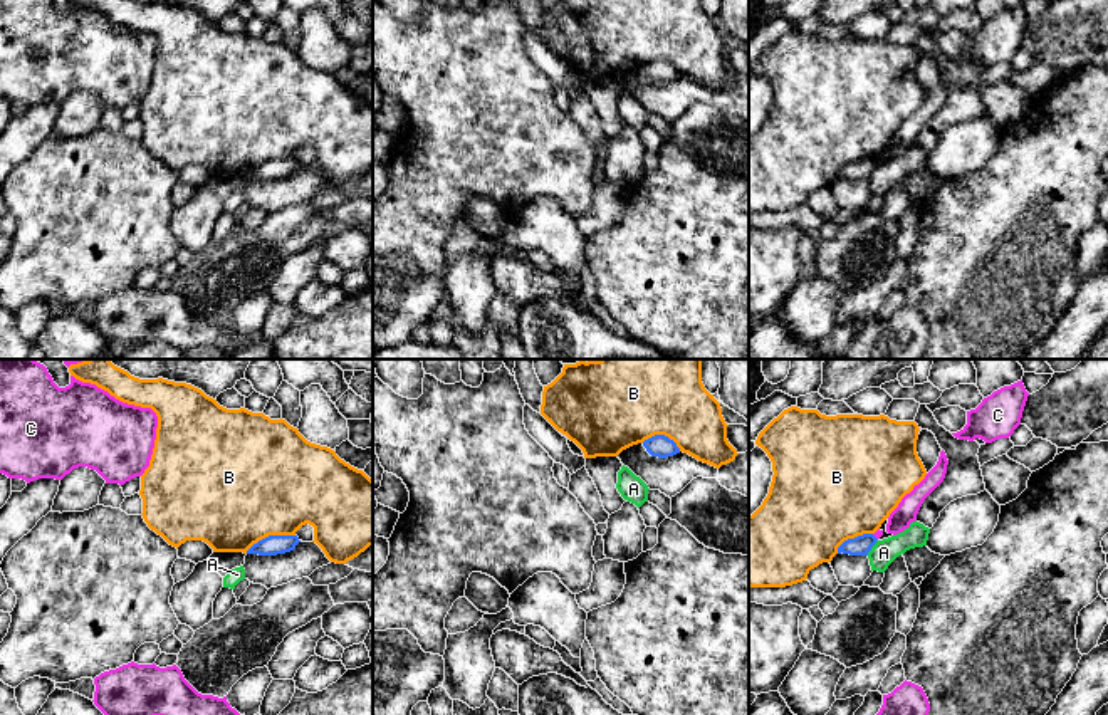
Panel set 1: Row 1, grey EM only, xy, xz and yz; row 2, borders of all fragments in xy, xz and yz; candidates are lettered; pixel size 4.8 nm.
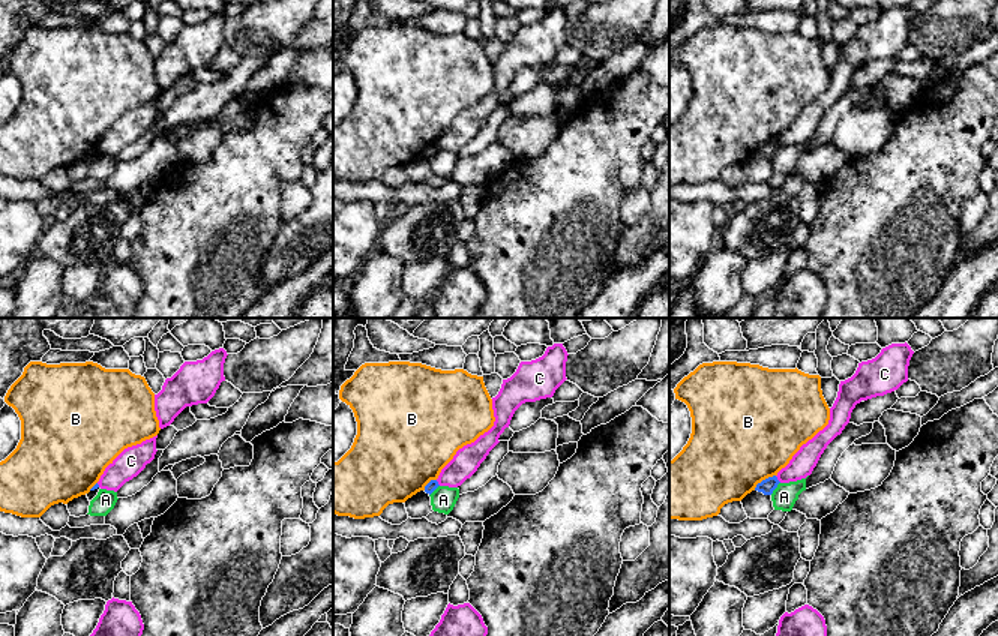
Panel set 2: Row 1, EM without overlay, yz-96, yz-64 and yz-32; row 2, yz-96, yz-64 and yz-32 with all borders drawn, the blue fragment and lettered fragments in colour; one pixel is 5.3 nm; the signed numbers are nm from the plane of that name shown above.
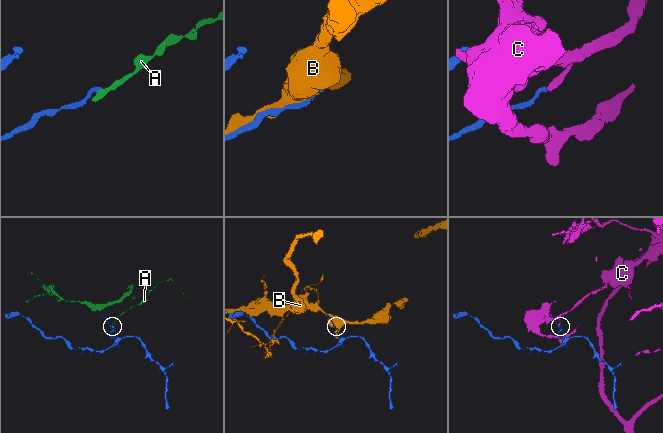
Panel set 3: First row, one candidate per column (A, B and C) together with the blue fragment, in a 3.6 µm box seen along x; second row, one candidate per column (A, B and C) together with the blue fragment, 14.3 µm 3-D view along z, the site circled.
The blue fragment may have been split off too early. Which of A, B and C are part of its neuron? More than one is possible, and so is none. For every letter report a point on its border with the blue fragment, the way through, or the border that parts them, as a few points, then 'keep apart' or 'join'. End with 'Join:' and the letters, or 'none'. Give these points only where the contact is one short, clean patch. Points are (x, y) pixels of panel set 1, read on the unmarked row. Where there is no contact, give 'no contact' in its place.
A: meets blue in yz at (872, 170); border along yz (877, 163), (867, 178); keep apart
B: meets blue in xy at (269, 160); keep apart
C: meets blue in yz at (875, 161); border along yz (872, 158), (877, 163); keep apart
Join: none

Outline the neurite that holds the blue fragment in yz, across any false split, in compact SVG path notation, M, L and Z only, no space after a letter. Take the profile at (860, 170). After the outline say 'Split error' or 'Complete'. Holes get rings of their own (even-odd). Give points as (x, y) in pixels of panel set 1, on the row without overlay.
M863 158L855 163L848 163L838 171L838 178L868 180L876 164L878 163L873 158Z. Complete

